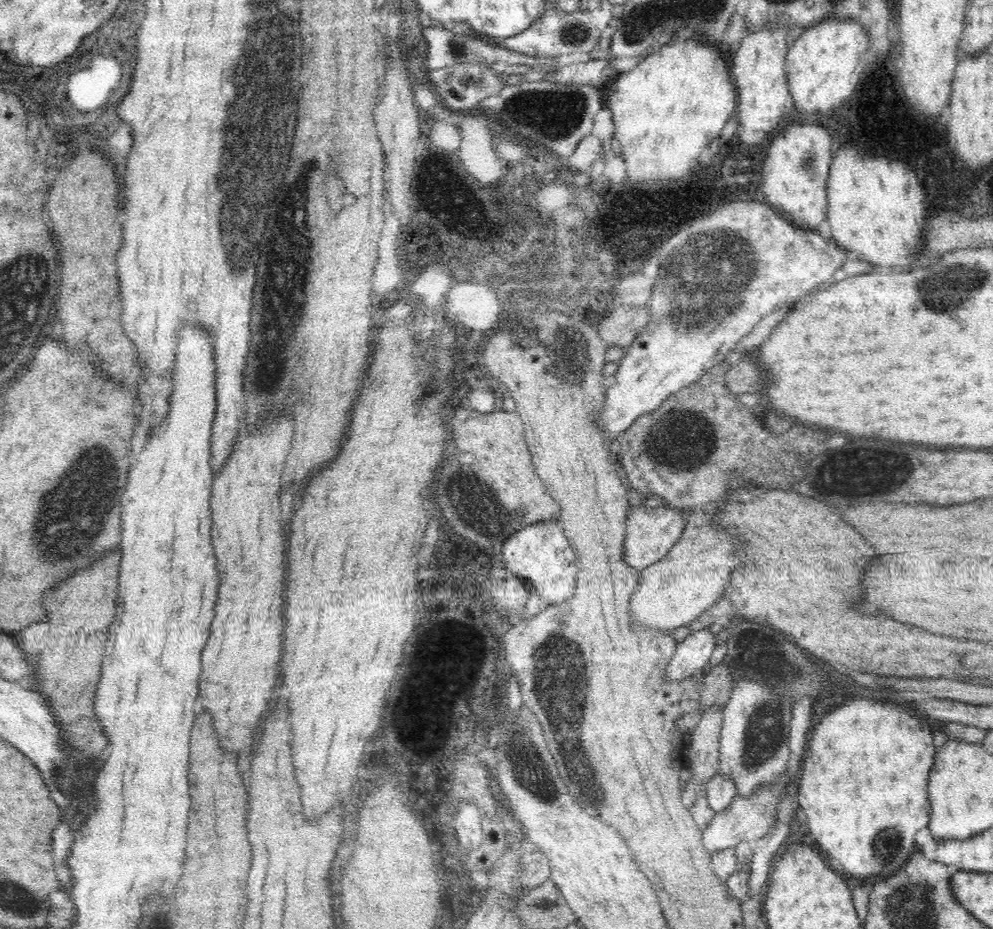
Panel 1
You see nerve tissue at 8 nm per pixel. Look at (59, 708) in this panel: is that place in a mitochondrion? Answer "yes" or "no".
no

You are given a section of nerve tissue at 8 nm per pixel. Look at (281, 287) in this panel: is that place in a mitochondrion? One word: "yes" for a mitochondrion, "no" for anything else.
yes

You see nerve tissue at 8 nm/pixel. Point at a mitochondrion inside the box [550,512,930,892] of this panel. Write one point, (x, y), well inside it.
(765, 730)

